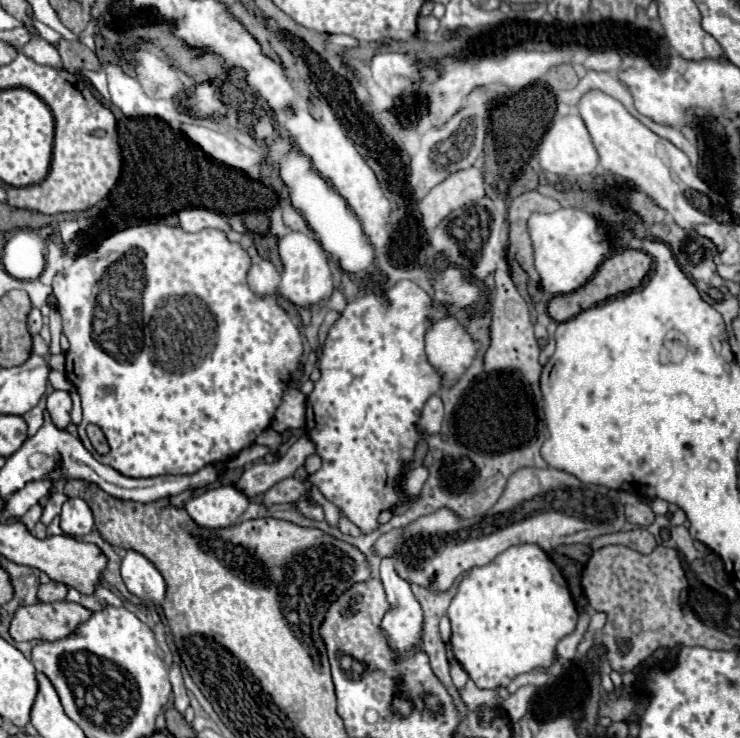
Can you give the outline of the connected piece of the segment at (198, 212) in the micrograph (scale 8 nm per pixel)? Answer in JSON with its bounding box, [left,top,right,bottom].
[178,208,232,232]

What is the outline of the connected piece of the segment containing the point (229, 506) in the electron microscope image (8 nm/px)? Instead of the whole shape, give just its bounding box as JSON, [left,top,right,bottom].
[186,486,250,528]

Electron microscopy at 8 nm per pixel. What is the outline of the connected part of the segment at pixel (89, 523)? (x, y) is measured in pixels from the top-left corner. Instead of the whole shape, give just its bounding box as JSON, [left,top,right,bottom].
[60,498,94,536]

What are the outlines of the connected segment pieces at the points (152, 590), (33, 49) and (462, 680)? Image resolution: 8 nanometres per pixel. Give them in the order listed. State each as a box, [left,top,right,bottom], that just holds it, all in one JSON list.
[[122,550,166,602],[24,38,62,68],[450,662,468,688]]

